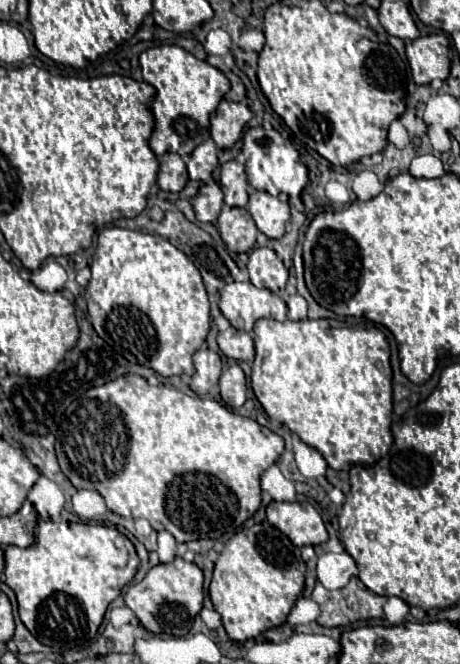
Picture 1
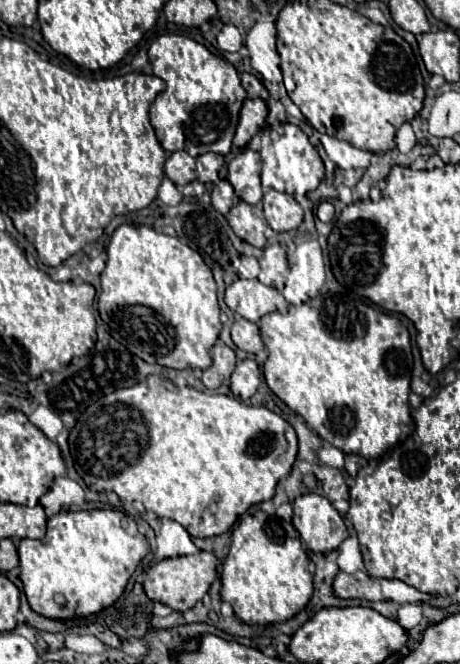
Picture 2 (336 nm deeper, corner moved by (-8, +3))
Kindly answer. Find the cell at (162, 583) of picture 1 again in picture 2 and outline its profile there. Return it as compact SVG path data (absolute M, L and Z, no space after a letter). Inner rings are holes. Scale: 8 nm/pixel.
M199 551L197 555L187 555L187 557L163 559L145 573L143 589L149 599L159 601L173 611L187 611L187 609L193 609L209 593L211 583L217 577L215 565L217 565L215 555L207 551Z

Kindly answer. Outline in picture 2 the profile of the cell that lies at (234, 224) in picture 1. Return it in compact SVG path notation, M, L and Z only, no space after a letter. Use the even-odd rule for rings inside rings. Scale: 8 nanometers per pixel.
M239 201L227 213L227 221L229 221L229 225L237 237L241 237L243 241L247 241L253 247L259 247L259 249L265 247L265 243L267 243L267 239L265 239L267 221L265 221L259 205L249 205L245 201Z

